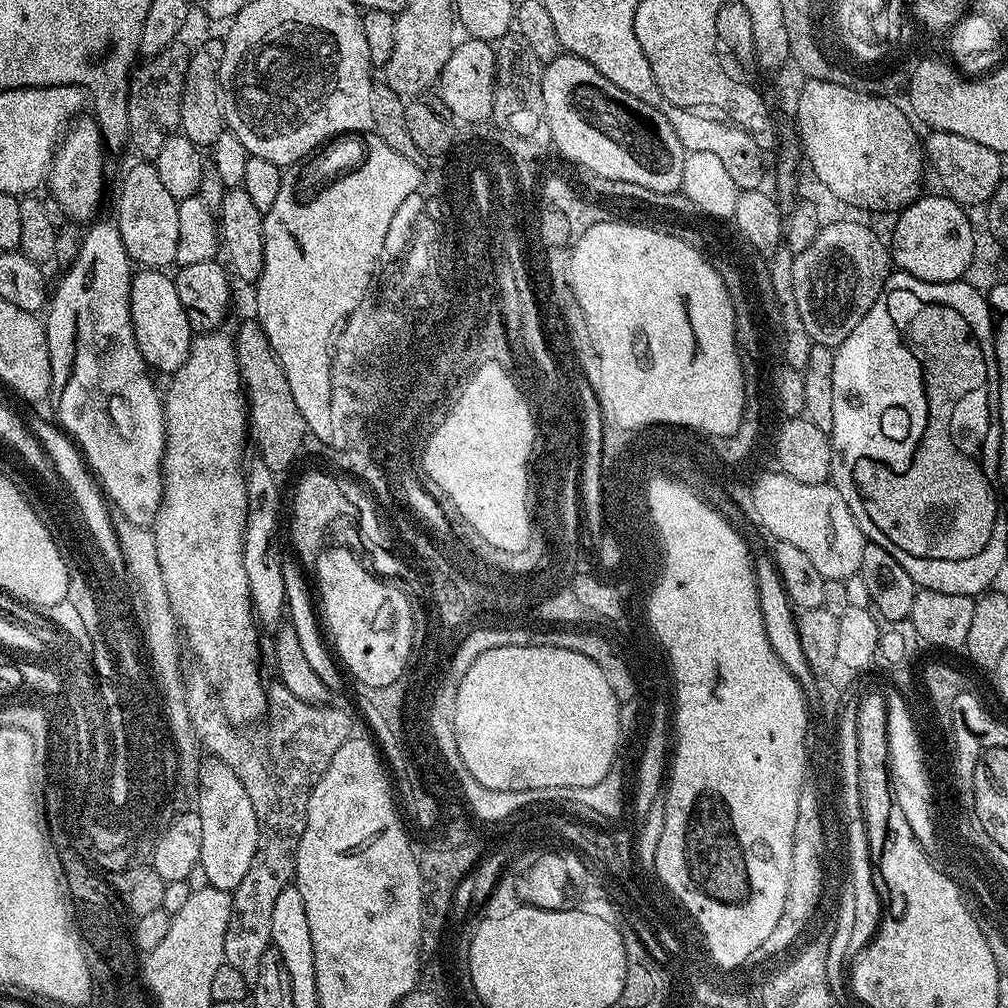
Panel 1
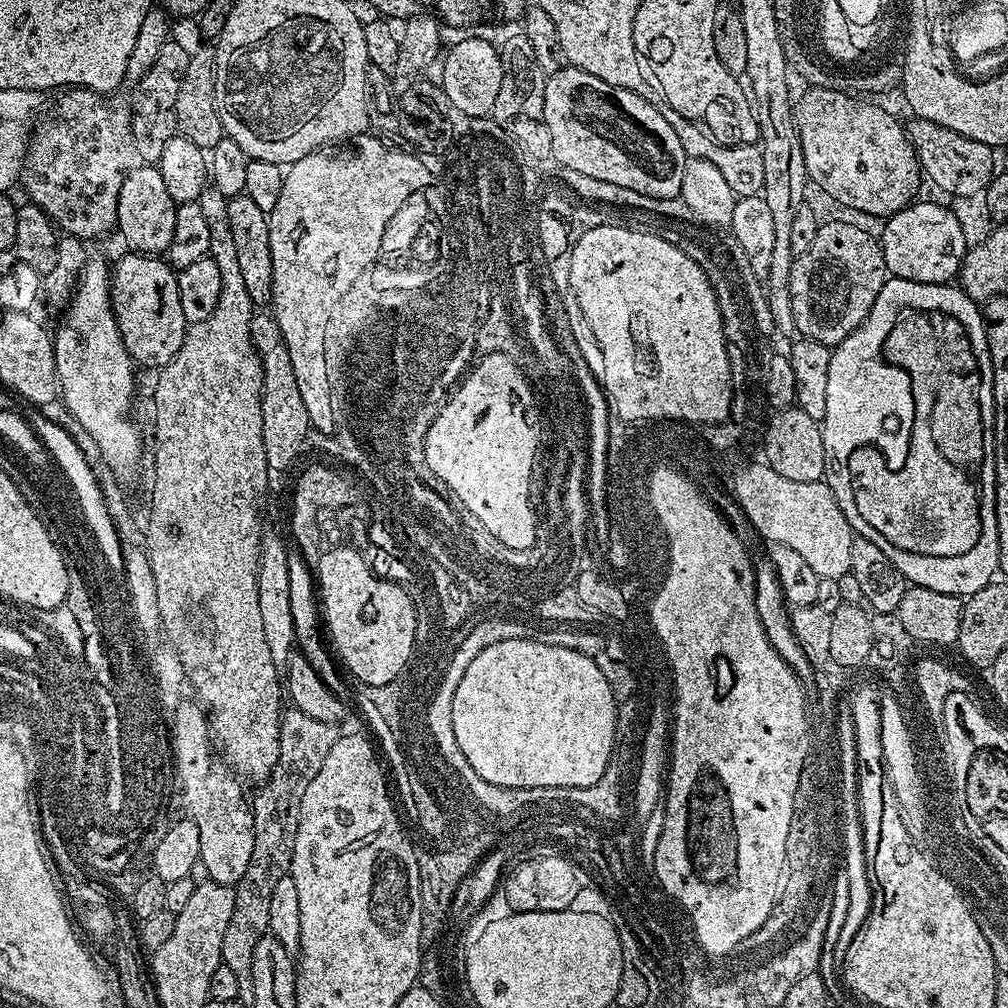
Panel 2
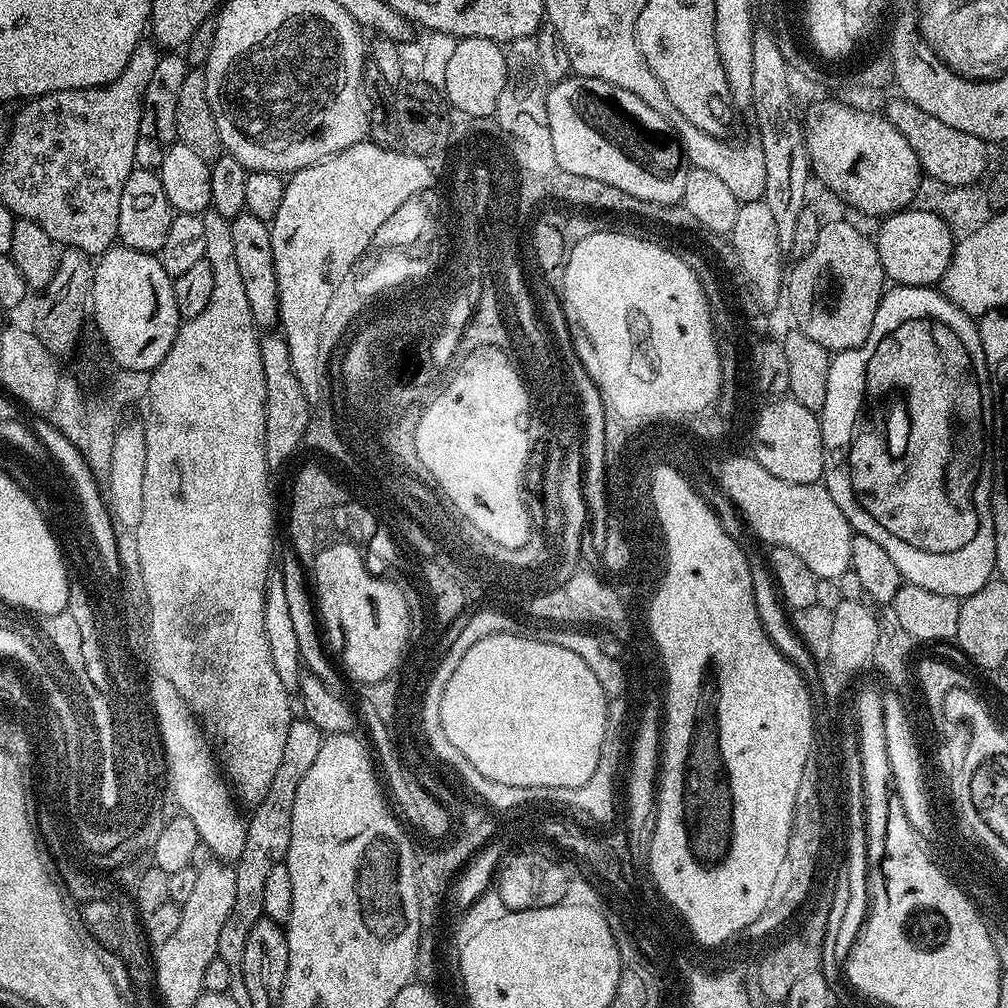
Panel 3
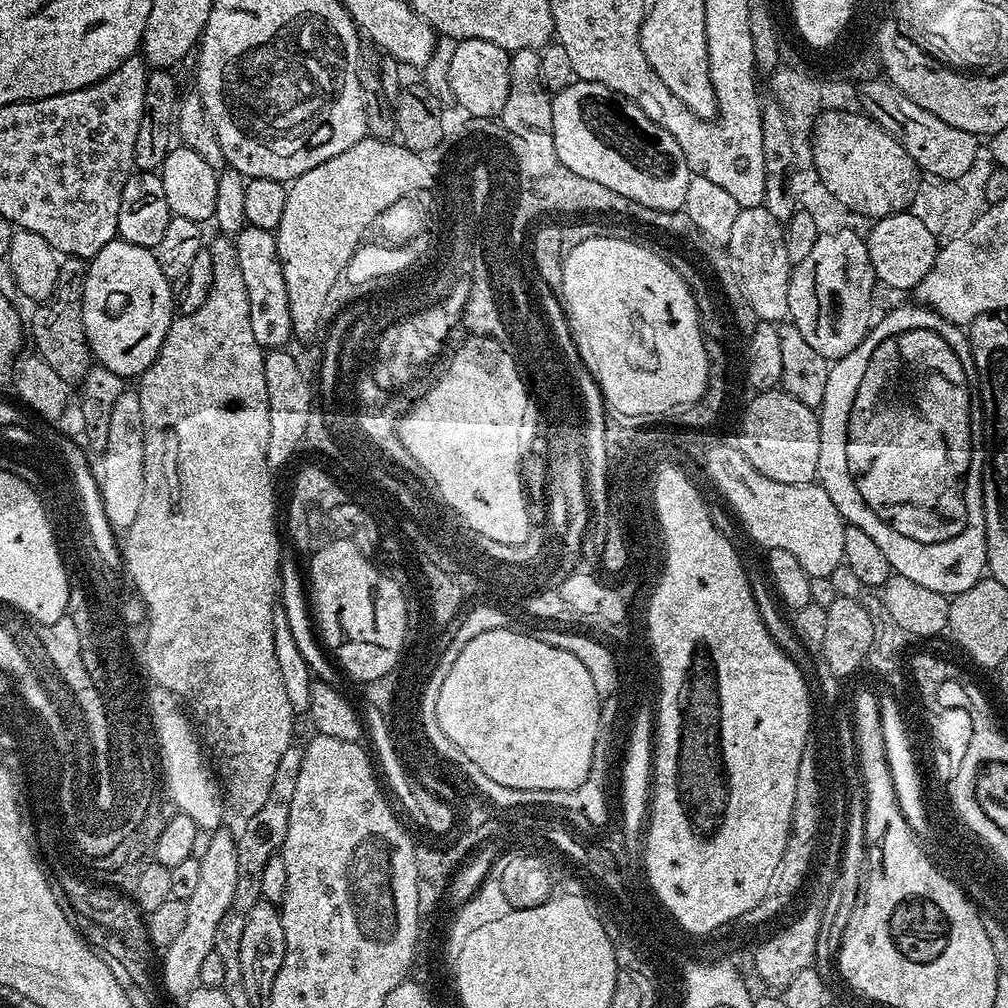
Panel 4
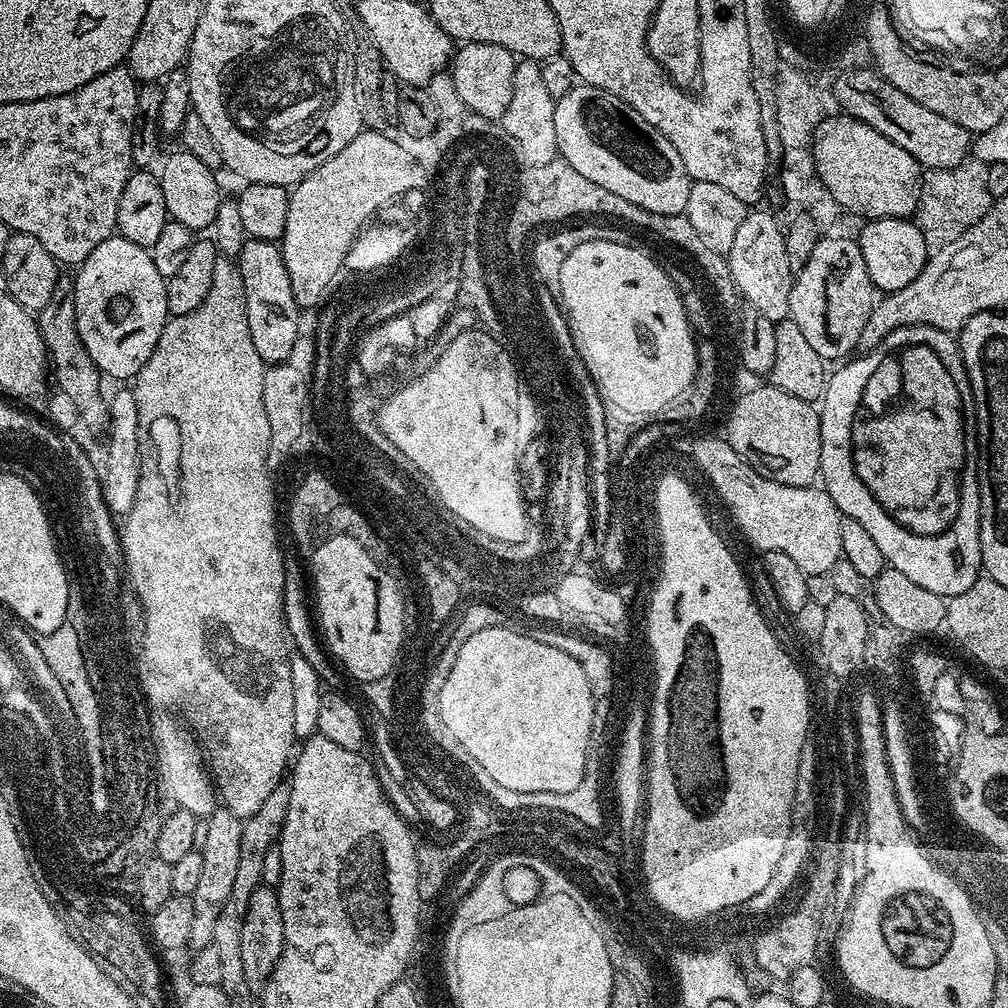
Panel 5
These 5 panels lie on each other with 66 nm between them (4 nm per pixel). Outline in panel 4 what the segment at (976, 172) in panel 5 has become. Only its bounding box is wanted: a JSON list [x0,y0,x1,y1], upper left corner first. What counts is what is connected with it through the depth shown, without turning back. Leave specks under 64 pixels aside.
[910,154,995,242]

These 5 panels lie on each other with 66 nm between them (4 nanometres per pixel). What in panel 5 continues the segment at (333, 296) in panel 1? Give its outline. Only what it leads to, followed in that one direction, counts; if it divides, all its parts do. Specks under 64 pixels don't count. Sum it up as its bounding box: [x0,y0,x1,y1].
[282,130,424,310]

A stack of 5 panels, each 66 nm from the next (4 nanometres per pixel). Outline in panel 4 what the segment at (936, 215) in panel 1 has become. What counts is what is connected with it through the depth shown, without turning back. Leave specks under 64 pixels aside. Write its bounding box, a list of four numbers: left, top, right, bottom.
[866,210,938,293]

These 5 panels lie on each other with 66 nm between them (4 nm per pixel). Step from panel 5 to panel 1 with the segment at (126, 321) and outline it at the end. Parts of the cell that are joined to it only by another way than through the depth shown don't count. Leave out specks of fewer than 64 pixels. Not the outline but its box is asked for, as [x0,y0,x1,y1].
[130,270,194,374]

